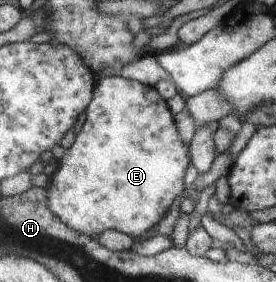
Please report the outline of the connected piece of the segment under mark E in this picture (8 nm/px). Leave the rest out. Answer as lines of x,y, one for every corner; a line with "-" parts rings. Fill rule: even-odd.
119,75
107,76
97,84
76,141
58,167
51,170
49,204
57,216
83,234
100,238
105,230
121,230
140,239
161,224
173,204
185,195
185,175
191,163
191,148
184,144
175,116
158,88

